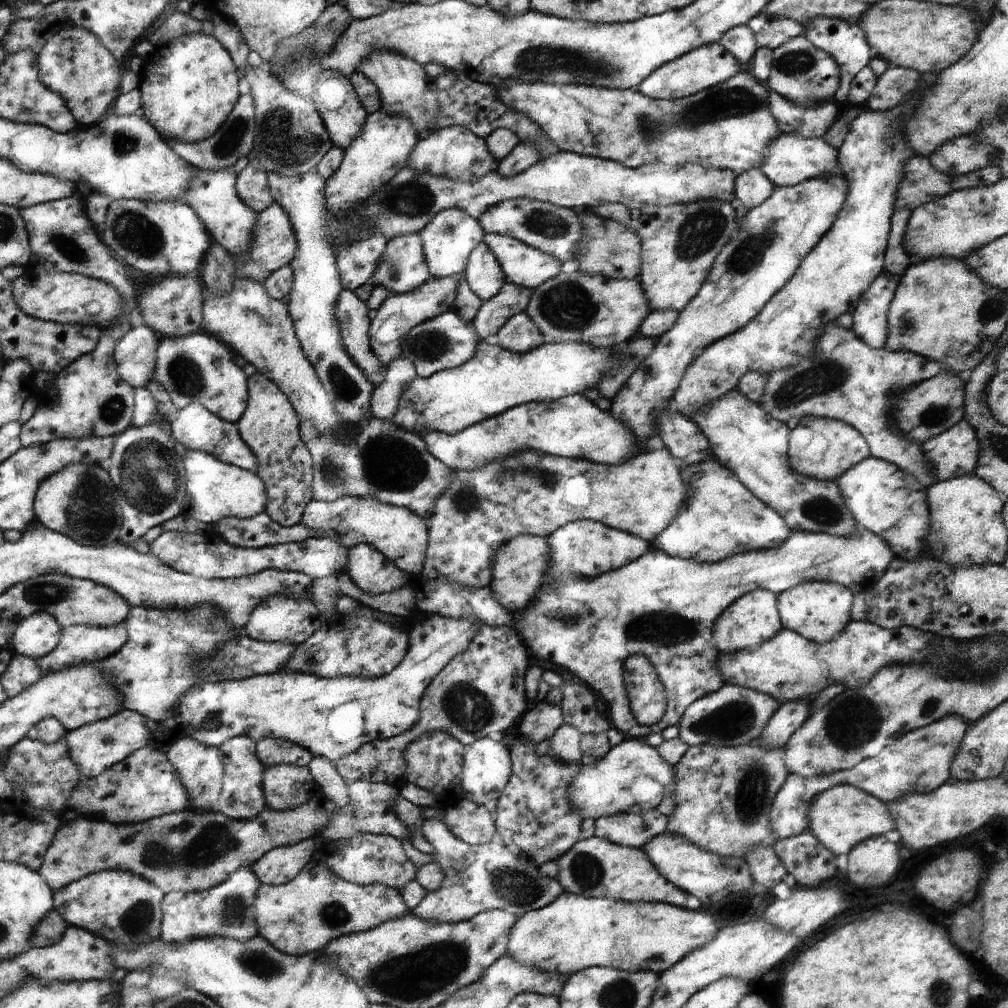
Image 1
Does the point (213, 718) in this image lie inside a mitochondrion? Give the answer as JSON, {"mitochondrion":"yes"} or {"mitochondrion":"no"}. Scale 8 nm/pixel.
{"mitochondrion":"no"}

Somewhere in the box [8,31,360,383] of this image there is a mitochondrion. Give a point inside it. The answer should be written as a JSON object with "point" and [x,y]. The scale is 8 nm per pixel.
{"point":[289,143]}

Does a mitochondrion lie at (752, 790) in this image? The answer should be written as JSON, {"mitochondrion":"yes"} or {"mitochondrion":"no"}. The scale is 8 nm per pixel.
{"mitochondrion":"yes"}

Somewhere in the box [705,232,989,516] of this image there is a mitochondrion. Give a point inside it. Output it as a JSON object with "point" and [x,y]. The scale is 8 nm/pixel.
{"point":[812,382]}

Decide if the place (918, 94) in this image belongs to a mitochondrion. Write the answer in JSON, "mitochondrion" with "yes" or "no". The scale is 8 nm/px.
{"mitochondrion":"no"}

